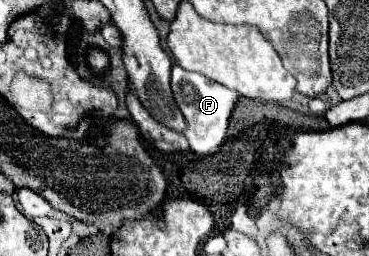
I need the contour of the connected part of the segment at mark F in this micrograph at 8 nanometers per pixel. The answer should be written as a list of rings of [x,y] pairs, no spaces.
[[[173,65],[171,89],[173,89],[175,103],[181,109],[185,123],[187,123],[183,135],[187,137],[189,147],[199,155],[215,153],[227,135],[229,117],[239,101],[239,93],[235,93],[235,91],[231,91],[231,89],[227,89],[227,87],[223,87],[223,85],[203,77],[203,75],[189,73],[189,71],[181,69],[179,65]]]

